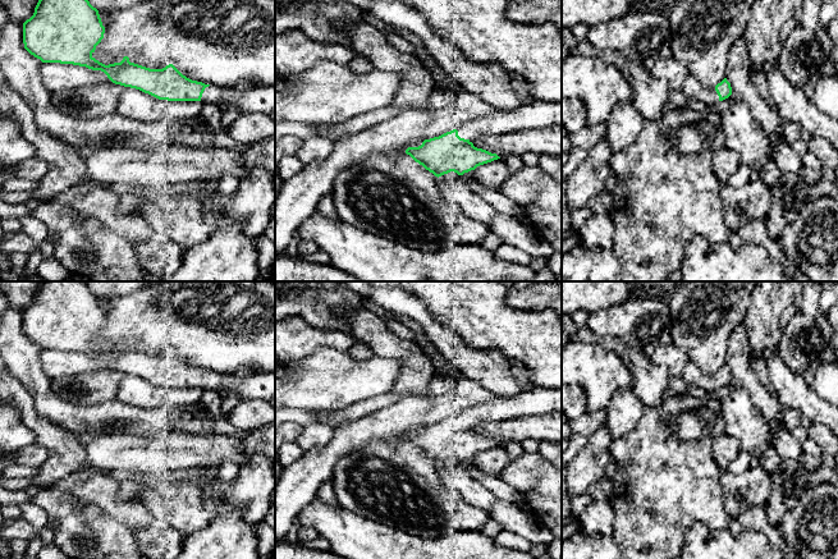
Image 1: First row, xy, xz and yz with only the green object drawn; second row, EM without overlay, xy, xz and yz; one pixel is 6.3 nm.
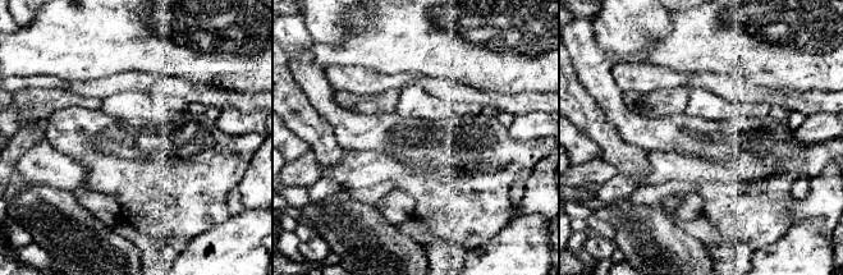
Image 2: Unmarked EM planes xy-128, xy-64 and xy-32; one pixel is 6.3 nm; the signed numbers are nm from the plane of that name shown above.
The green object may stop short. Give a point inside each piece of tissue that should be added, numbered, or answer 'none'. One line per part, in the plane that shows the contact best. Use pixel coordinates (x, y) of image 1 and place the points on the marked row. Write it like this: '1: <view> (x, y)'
1: xz (537, 115)

